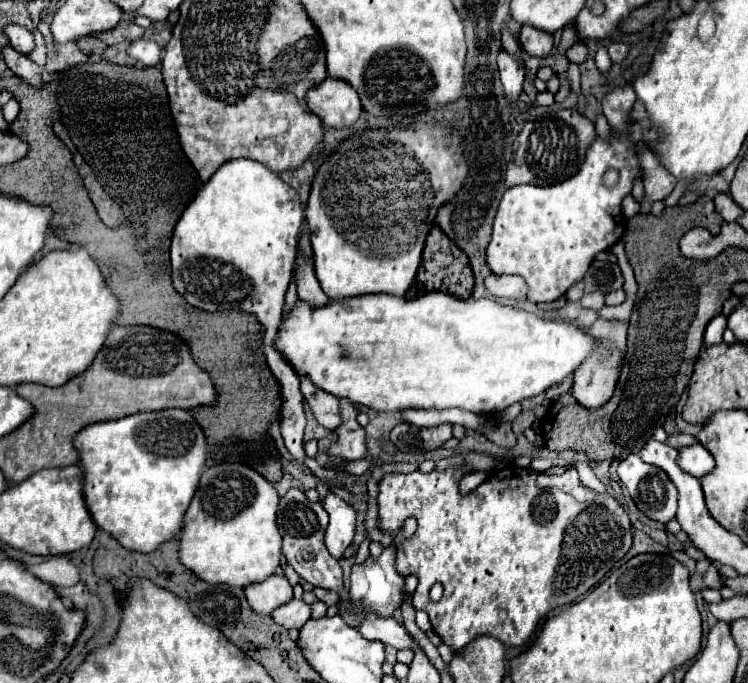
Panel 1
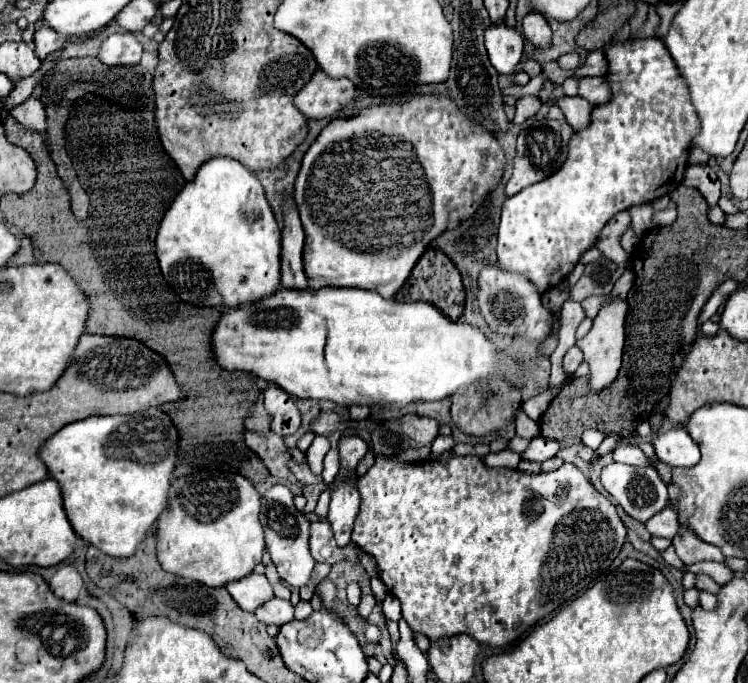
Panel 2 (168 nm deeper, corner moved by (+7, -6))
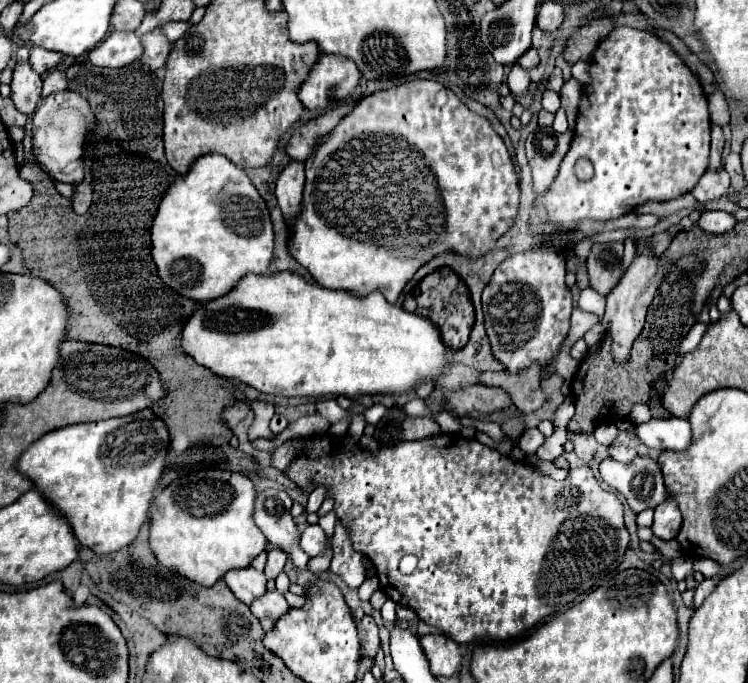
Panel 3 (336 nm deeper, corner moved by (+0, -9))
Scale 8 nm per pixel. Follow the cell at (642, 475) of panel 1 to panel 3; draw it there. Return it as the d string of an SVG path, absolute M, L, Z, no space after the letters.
M638 457L634 459L632 463L620 463L620 461L614 461L614 459L604 459L600 463L600 477L602 481L616 489L620 495L624 495L624 499L628 501L630 509L638 515L640 511L644 509L654 509L658 507L660 503L666 501L668 497L668 491L666 491L666 485L664 485L664 479L662 479L662 471L658 467L658 463L650 457Z

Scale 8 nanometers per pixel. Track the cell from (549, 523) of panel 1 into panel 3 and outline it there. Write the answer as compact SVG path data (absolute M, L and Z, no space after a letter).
M324 433L320 437L308 439L302 453L286 467L286 475L306 491L312 491L312 487L316 487L318 483L324 483L328 489L328 495L334 495L334 501L336 501L334 509L336 509L338 519L344 519L344 523L352 531L352 543L354 543L352 547L372 561L376 575L378 575L378 581L380 581L380 591L384 595L388 595L394 603L404 605L404 607L412 607L424 623L442 629L446 635L450 635L458 643L484 641L484 639L508 641L508 639L514 639L514 637L522 635L524 631L532 629L534 625L538 625L546 617L564 613L566 609L570 609L576 603L576 599L580 599L580 595L590 593L598 585L600 579L604 579L608 573L612 573L622 563L624 551L628 549L628 541L630 541L630 535L628 535L628 531L624 527L624 519L622 519L620 499L614 493L604 491L598 485L590 467L586 467L586 465L574 467L574 469L570 469L570 473L564 481L554 481L552 477L536 473L530 465L514 463L508 457L498 455L498 451L494 451L486 445L480 445L476 439L464 439L458 433L448 433L448 435L440 433L440 435L432 435L428 439L420 439L420 441L404 441L394 447L382 447L374 455L364 453L358 447L358 443L350 439L350 435L334 437L330 433Z

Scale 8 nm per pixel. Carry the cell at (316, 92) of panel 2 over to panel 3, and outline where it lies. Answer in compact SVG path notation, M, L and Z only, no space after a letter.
M320 55L312 75L300 87L298 99L310 111L324 111L328 105L344 101L360 81L360 73L350 59L340 55Z

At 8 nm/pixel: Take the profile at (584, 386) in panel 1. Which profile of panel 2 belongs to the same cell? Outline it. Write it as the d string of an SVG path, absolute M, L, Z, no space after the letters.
M613 296L611 300L605 300L589 334L583 340L577 340L577 348L583 353L583 360L589 365L589 387L591 390L607 388L619 373L621 358L623 358L623 346L625 346L625 316L627 316L627 300Z

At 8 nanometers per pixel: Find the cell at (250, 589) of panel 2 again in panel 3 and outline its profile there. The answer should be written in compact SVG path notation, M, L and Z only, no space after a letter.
M254 567L230 571L228 575L224 575L224 581L228 583L230 591L234 591L234 595L246 605L252 605L254 599L266 593L266 575L256 571Z

